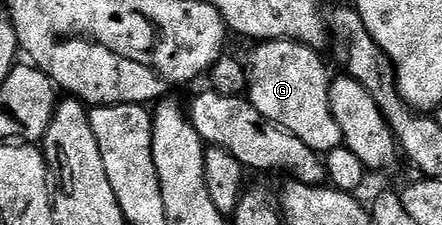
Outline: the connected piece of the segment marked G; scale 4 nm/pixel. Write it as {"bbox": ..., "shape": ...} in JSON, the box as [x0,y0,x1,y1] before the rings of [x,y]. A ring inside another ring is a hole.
{"bbox":[246,41,344,155],"shape":[[[262,41],[246,61],[246,97],[268,121],[297,136],[319,155],[341,148],[344,133],[330,111],[328,69],[321,54],[297,41]]]}

